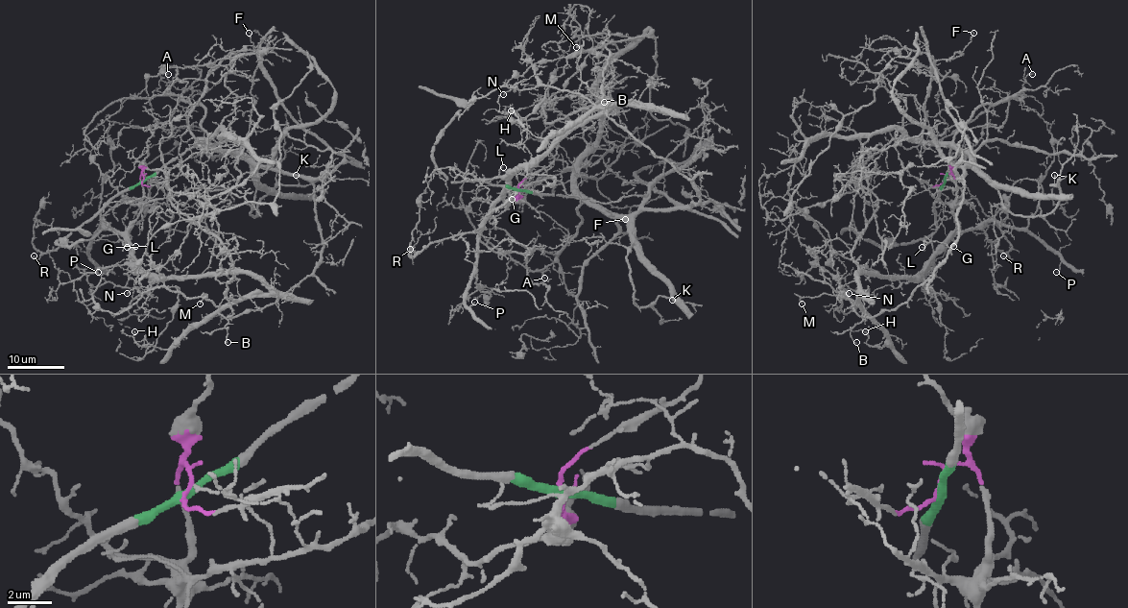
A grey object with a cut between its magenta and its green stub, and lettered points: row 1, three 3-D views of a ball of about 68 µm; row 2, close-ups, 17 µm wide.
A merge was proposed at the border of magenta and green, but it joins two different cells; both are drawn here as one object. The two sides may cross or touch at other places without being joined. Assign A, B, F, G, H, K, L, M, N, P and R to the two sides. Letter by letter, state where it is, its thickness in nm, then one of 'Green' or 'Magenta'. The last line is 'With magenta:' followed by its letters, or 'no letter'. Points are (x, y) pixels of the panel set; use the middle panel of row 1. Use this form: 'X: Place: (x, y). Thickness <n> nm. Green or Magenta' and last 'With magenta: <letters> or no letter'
A: Place: (544, 278). Thickness 140 nm. Green
B: Place: (604, 102). Thickness 90 nm. Magenta
F: Place: (625, 219). Thickness 90 nm. Green
G: Place: (512, 199). Thickness 110 nm. Magenta
H: Place: (511, 110). Thickness 110 nm. Magenta
K: Place: (672, 300). Thickness 110 nm. Green
L: Place: (503, 167). Thickness 100 nm. Magenta
M: Place: (576, 47). Thickness 120 nm. Magenta
N: Place: (503, 94). Thickness 110 nm. Magenta
P: Place: (474, 302). Thickness 90 nm. Magenta
R: Place: (410, 249). Thickness 120 nm. Magenta
With magenta: B, G, H, L, M, N, P, R

